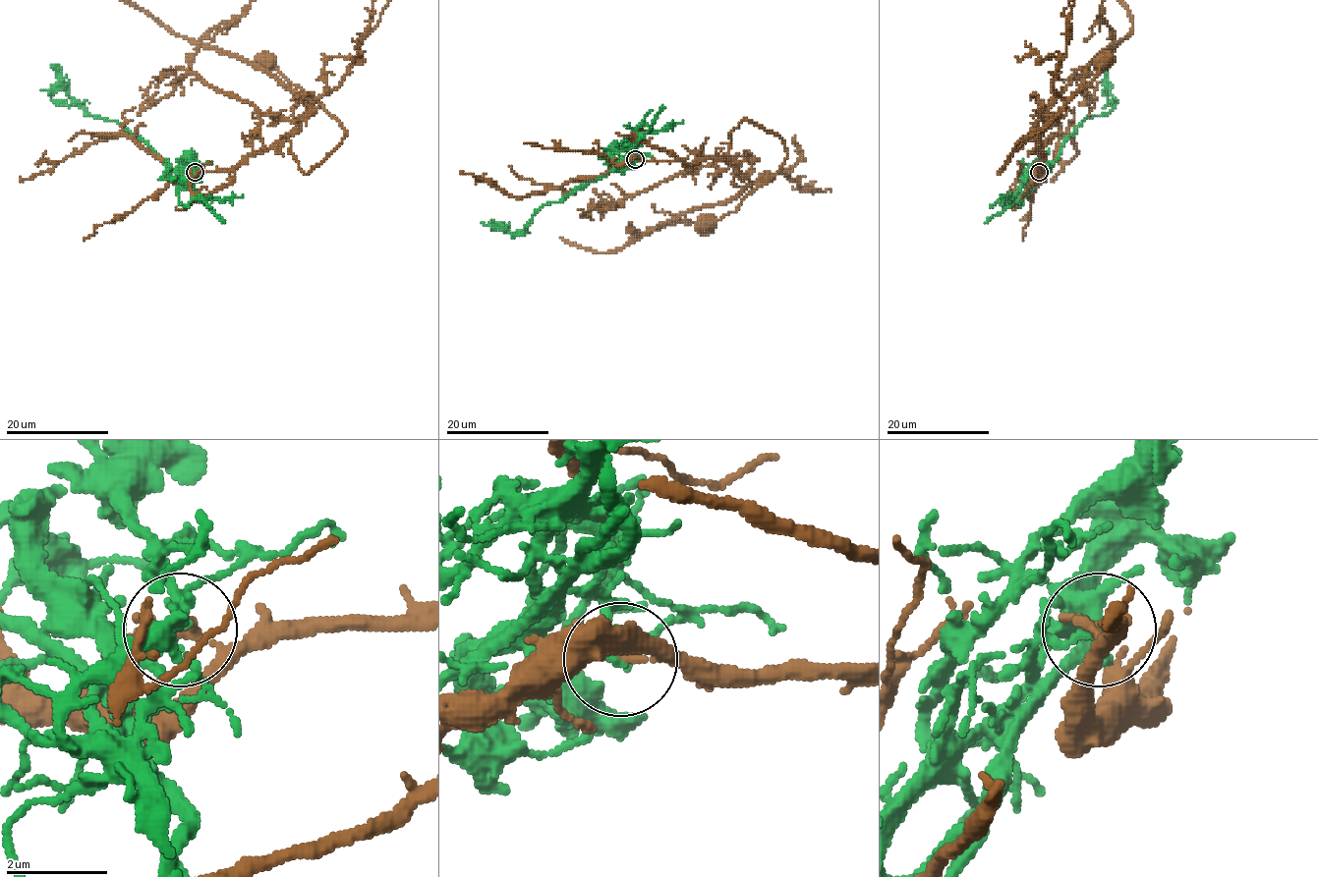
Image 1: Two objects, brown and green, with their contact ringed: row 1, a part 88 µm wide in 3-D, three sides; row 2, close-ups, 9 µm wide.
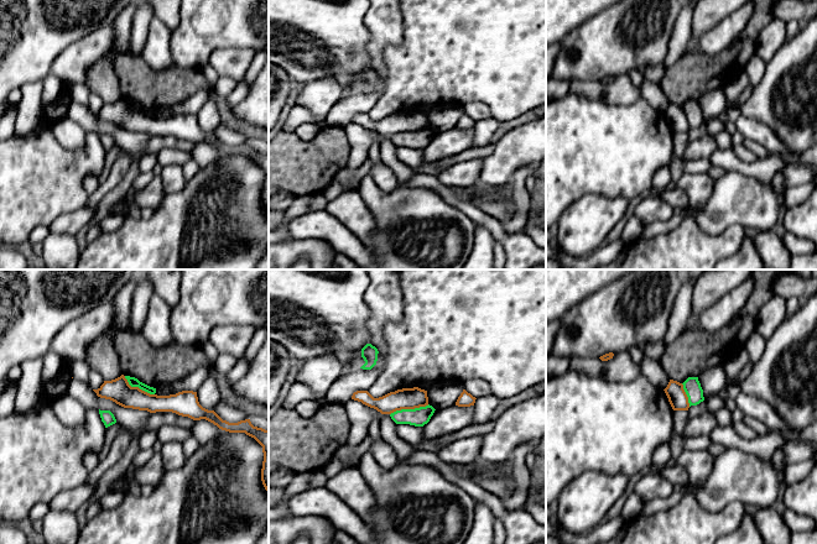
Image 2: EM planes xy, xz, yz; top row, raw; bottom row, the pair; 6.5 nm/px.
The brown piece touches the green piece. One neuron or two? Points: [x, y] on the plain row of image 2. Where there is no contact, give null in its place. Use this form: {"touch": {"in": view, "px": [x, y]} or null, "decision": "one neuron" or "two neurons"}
{"touch": {"in": "xz", "px": [409, 131]}, "decision": "two neurons"}

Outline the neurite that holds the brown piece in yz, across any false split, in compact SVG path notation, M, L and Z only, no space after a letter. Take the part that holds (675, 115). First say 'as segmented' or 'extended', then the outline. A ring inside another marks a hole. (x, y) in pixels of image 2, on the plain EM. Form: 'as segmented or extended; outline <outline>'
as segmented; outline M670 103L667 110L664 114L673 134L688 134L688 120L682 106Z

